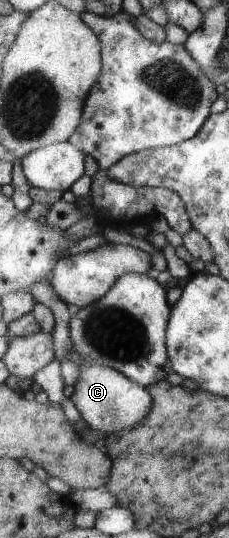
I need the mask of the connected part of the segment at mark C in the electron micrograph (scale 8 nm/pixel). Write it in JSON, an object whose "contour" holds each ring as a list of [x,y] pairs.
{"contour":[[[75,346],[74,351],[67,354],[67,360],[75,363],[80,370],[80,377],[74,385],[74,392],[70,399],[88,426],[106,432],[106,434],[119,433],[124,429],[134,429],[155,406],[155,398],[148,387],[115,368],[89,365],[75,350]]]}

